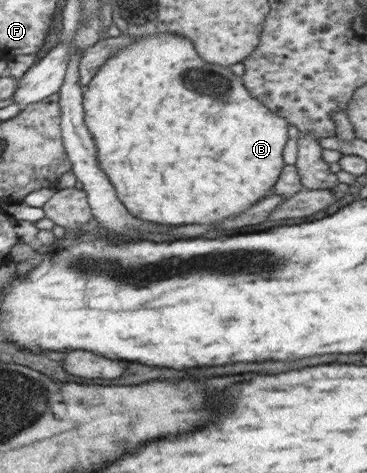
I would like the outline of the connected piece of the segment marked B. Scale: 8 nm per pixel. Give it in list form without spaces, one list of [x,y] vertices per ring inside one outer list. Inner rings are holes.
[[[152,34],[152,36],[134,37],[134,41],[122,49],[118,49],[112,57],[106,59],[106,63],[100,65],[96,75],[84,89],[83,94],[84,121],[88,131],[94,137],[96,149],[98,149],[98,163],[110,183],[116,189],[116,196],[124,207],[141,220],[160,225],[186,225],[206,224],[216,225],[227,218],[234,217],[242,211],[250,208],[256,201],[260,201],[270,194],[272,187],[278,181],[282,169],[285,167],[282,159],[282,150],[288,142],[288,127],[291,125],[288,119],[272,113],[262,101],[253,97],[242,84],[242,79],[235,76],[230,67],[223,67],[208,62],[198,62],[198,54],[192,46],[192,42],[184,36],[174,34]]]

